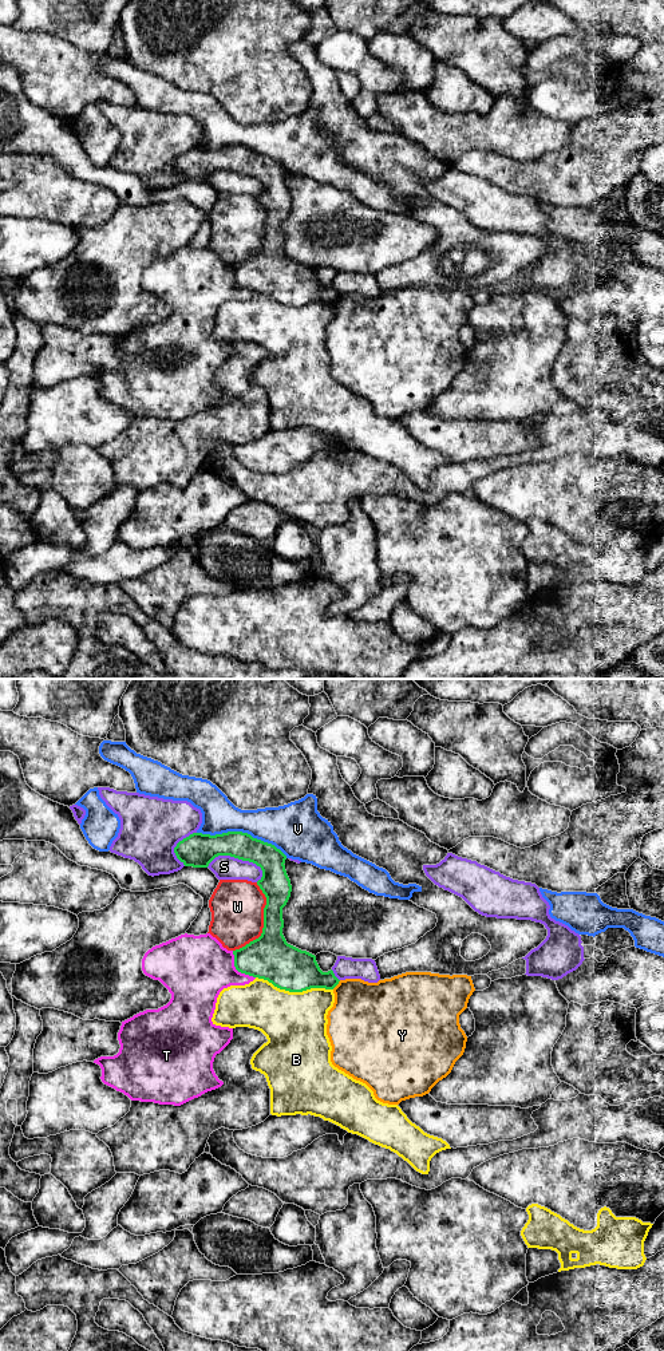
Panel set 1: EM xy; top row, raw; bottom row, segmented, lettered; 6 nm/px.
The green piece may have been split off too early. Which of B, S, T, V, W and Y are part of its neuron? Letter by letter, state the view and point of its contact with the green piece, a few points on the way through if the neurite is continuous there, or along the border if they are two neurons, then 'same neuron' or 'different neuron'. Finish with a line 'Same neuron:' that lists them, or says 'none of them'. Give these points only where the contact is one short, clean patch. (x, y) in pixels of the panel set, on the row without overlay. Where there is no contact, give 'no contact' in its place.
B: meets green in xy at (295, 305); different neuron
S: meets green in xy at (237, 172); different neuron
T: meets green in xy at (237, 284); different neuron
V: meets green in xy at (241, 146); different neuron
W: meets green in xy at (264, 237); different neuron
Y: meets green in xy at (336, 299); border along xy (340, 295), (332, 303); different neuron
Same neuron: none of them

